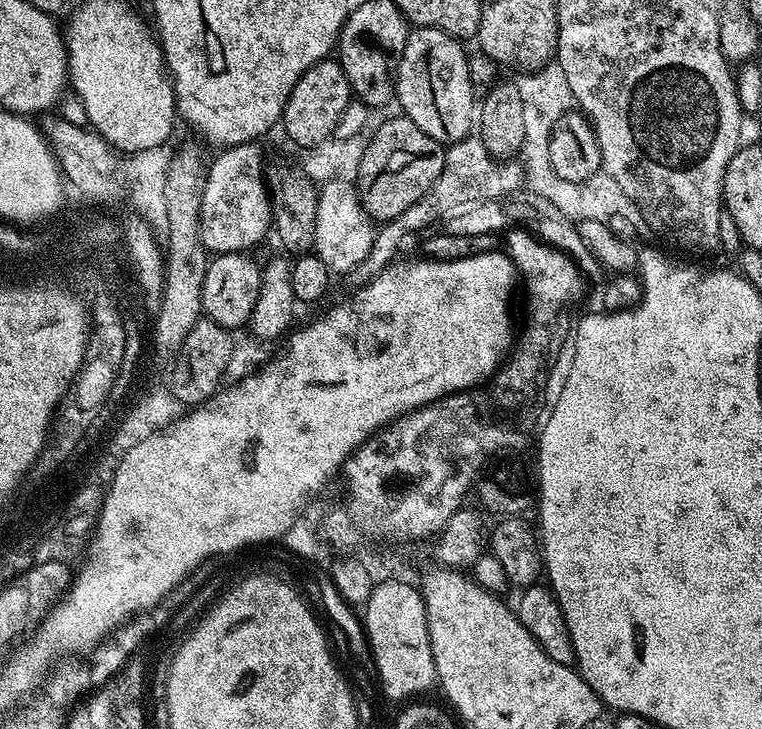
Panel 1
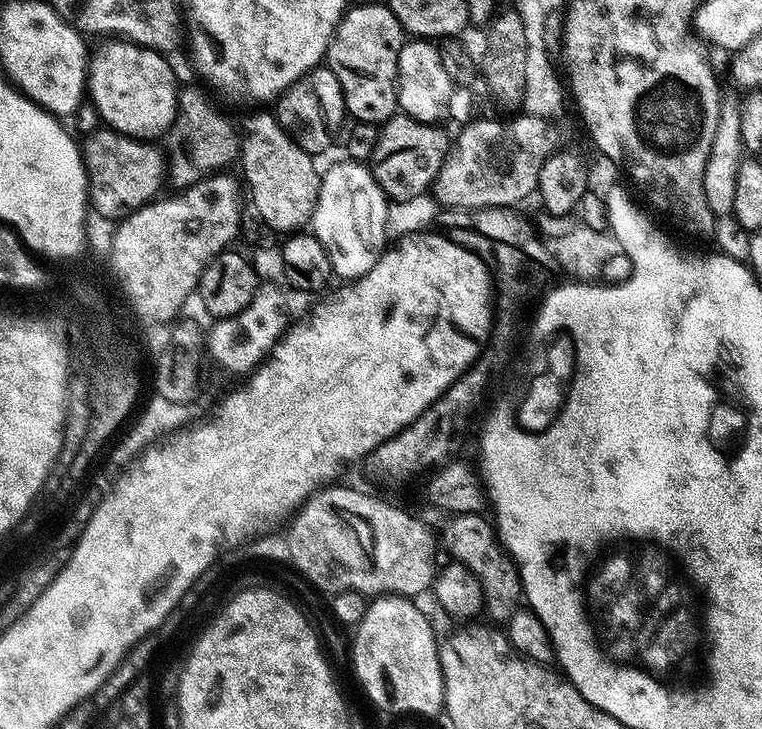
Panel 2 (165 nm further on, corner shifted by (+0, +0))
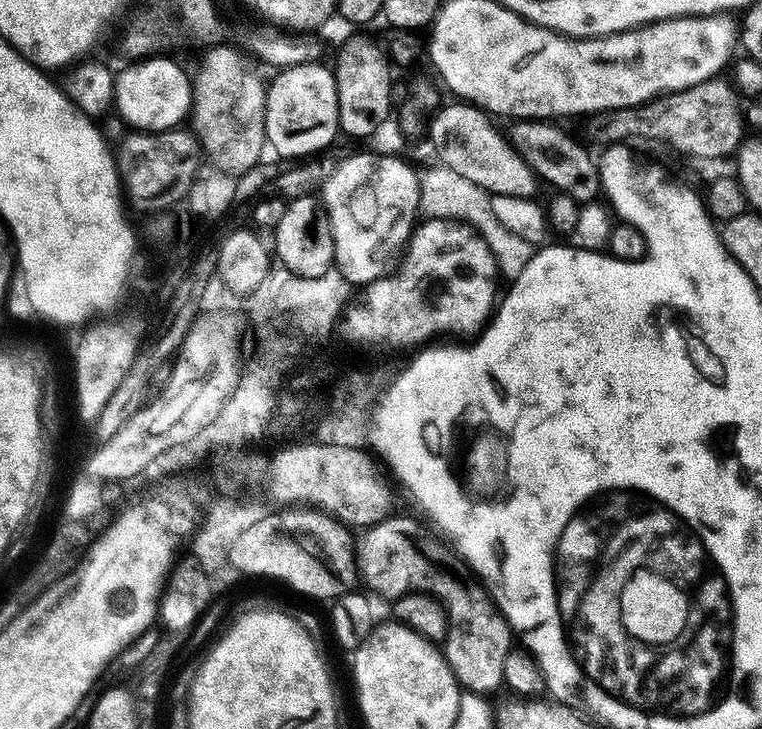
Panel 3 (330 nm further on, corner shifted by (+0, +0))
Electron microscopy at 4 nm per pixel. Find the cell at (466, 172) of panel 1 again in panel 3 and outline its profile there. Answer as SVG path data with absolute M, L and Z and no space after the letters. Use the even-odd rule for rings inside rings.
M713 78L684 88L681 92L658 96L647 104L639 104L637 108L617 108L601 119L604 121L600 124L600 132L604 135L605 145L628 142L631 141L631 136L637 136L640 140L665 140L666 143L673 144L678 151L685 152L688 156L697 156L700 160L720 160L723 156L731 157L746 135L746 116L740 103L741 97L729 81L727 84L724 78Z

